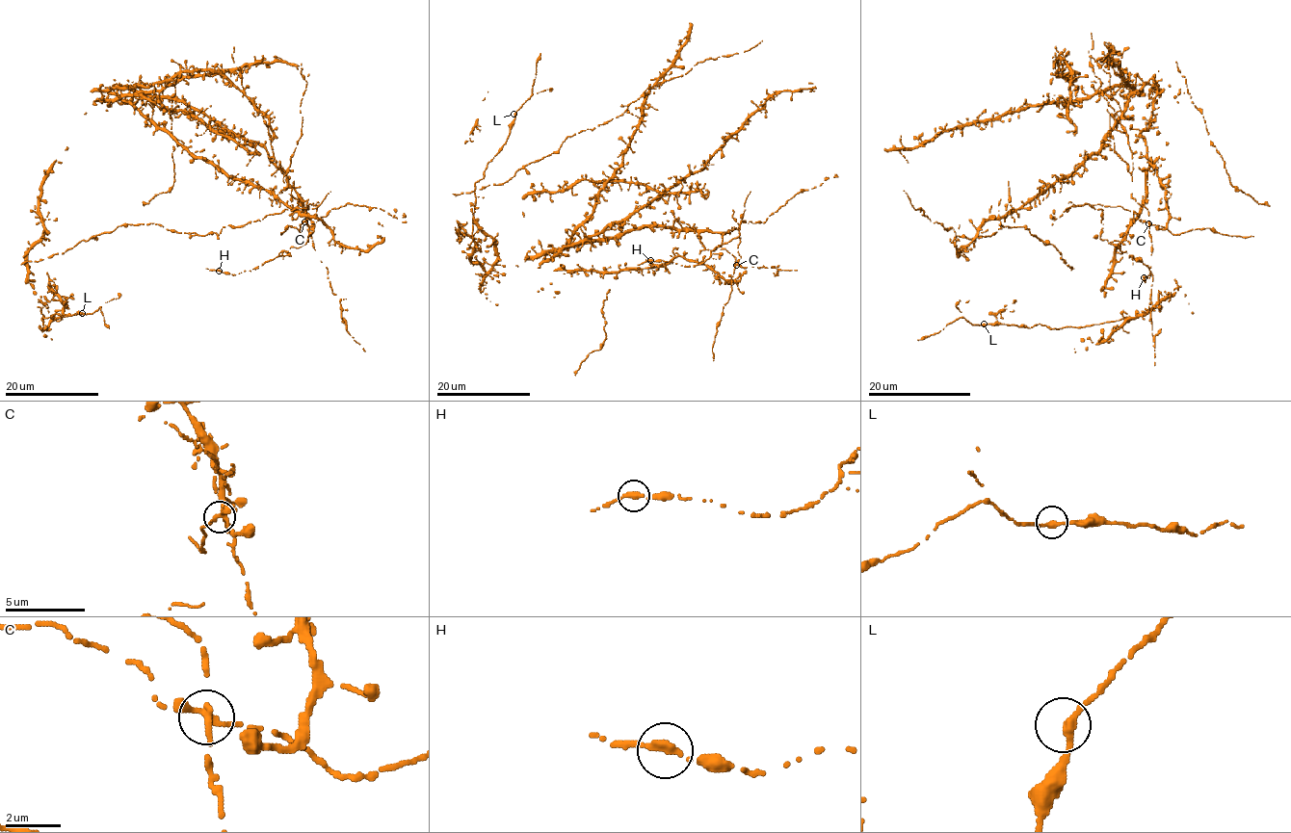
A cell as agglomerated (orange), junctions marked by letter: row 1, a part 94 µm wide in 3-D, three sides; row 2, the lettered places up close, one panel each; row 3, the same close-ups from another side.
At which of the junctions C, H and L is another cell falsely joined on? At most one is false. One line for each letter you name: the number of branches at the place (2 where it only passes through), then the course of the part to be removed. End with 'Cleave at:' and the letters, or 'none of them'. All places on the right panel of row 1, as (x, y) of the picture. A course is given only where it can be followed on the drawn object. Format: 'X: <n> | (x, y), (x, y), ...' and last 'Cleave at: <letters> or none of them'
C: 2 | (1149, 223), (1165, 227), (1172, 234), (1207, 227), (1221, 234), (1253, 237)
Cleave at: C

